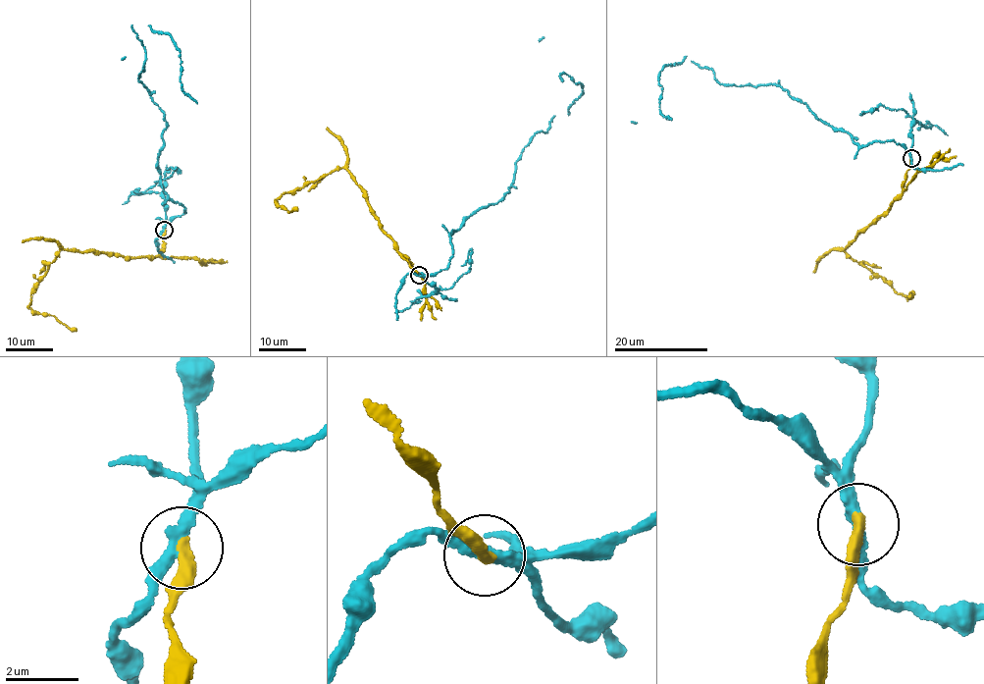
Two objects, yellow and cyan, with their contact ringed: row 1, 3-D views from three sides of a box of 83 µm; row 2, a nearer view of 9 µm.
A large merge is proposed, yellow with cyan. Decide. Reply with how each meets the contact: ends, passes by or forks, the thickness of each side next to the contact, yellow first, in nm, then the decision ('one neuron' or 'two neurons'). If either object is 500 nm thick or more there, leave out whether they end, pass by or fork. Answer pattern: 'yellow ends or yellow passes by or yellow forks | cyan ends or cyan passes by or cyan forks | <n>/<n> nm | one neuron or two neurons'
yellow ends | cyan passes by | 360/300 nm | two neurons

